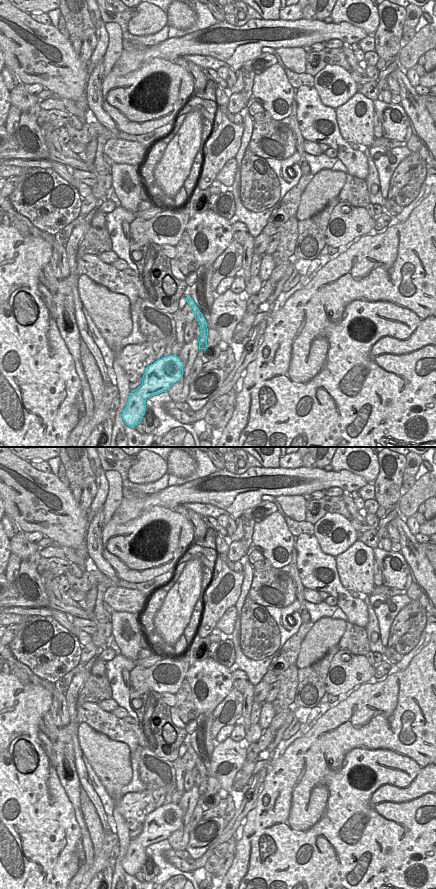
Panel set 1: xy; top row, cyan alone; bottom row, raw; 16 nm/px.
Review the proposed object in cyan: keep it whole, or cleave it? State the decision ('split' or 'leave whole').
leave whole

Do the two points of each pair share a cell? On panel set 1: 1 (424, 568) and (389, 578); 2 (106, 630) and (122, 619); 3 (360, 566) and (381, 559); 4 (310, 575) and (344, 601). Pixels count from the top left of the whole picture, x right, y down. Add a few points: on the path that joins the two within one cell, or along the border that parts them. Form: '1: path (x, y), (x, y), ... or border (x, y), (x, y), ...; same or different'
1: border (400, 552), (408, 565); different
2: border (110, 614), (112, 633); different
3: border (372, 549), (374, 560); different
4: path (322, 566), (330, 568), (335, 573), (335, 587); same

